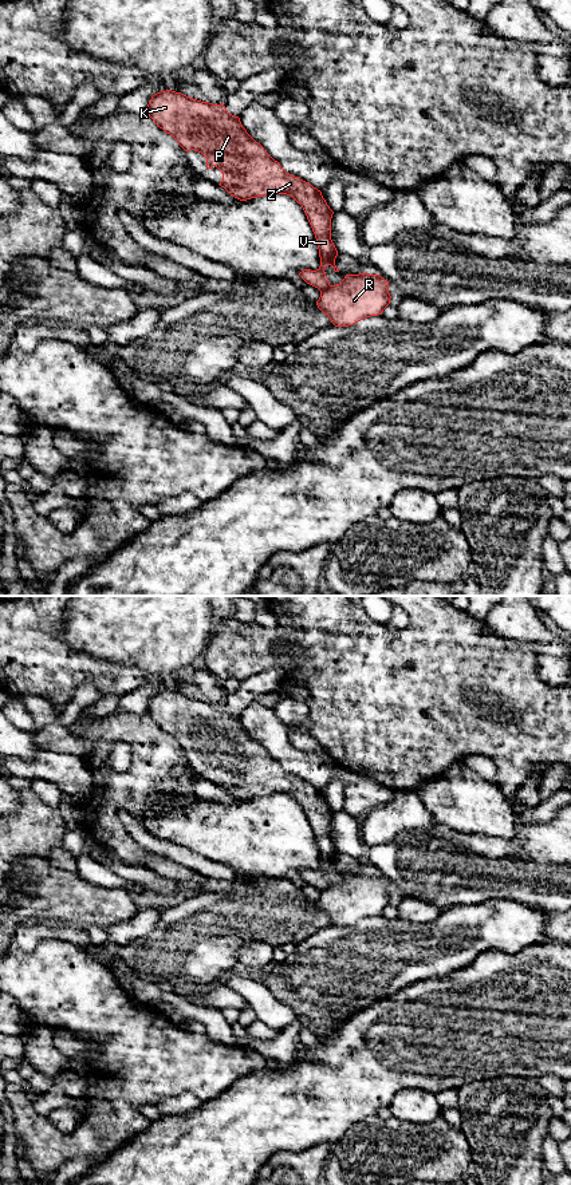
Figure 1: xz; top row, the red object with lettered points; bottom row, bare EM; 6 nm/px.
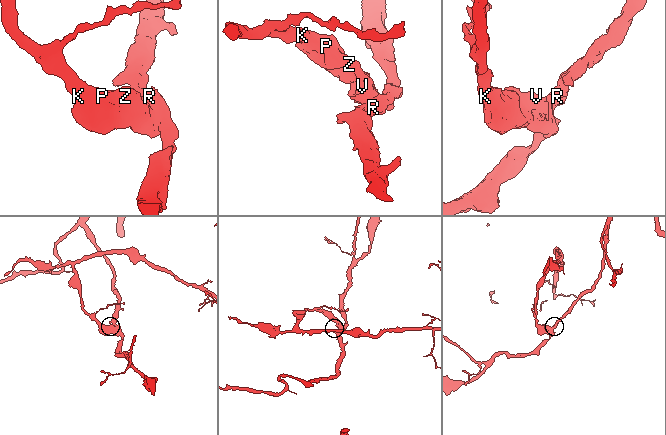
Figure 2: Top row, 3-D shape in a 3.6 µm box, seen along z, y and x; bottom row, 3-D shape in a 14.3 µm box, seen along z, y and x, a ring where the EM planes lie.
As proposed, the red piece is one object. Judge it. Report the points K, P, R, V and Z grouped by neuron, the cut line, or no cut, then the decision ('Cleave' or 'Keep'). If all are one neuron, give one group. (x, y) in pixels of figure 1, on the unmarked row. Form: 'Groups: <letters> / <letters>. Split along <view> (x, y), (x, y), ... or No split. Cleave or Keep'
Groups: K P V Z / R. Split along xz (330, 885), (321, 891). Cleave

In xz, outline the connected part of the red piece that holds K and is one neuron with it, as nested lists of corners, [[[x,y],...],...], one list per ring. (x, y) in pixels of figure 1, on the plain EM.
[[[172,690],[157,692],[151,696],[146,712],[154,720],[154,723],[162,728],[166,734],[170,734],[178,744],[185,751],[198,751],[206,758],[206,767],[212,769],[216,766],[223,773],[223,781],[218,783],[224,787],[231,795],[240,801],[247,801],[251,798],[271,795],[273,793],[287,794],[292,797],[298,803],[302,805],[307,819],[312,827],[315,834],[320,866],[316,870],[304,869],[299,873],[299,876],[310,885],[318,888],[319,890],[330,886],[328,878],[326,877],[324,869],[327,865],[331,865],[335,872],[339,872],[335,865],[335,858],[338,856],[338,850],[331,840],[331,818],[334,811],[327,805],[326,799],[322,795],[322,791],[314,787],[310,782],[300,779],[299,777],[291,775],[287,773],[277,761],[275,761],[264,747],[257,743],[243,727],[240,718],[228,712],[223,703],[213,704],[209,702],[201,702],[197,699],[192,699],[181,692],[176,692]]]

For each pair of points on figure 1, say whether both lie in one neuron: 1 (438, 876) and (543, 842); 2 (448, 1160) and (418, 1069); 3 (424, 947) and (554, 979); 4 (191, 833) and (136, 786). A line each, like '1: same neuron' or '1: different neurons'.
1: same neuron
2: different neurons
3: different neurons
4: different neurons

